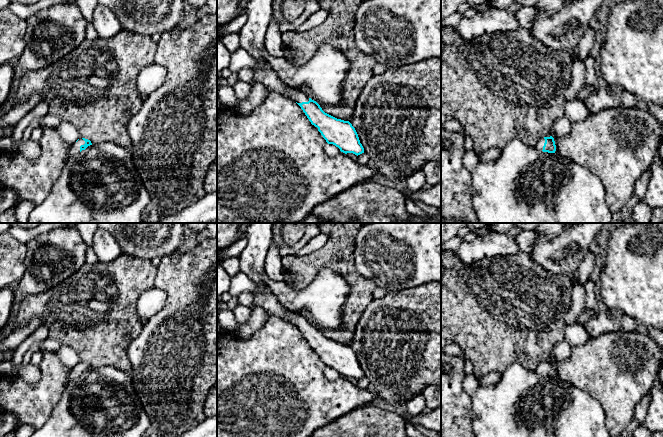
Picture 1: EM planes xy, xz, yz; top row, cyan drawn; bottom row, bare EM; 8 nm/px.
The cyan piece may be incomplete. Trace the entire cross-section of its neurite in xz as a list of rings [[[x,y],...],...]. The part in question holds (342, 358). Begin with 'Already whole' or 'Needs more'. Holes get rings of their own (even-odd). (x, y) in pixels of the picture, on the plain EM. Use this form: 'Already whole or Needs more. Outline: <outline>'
Needs more. Outline: [[[251,223],[245,233],[247,246],[239,255],[240,270],[257,284],[257,290],[253,293],[253,306],[295,325],[328,368],[335,369],[345,378],[358,380],[364,377],[358,358],[349,345],[325,337],[316,325],[300,313],[284,308],[263,280],[264,262],[273,244],[273,225],[274,223]]]

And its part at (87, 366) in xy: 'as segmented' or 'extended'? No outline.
extended

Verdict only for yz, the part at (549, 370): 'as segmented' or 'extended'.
extended

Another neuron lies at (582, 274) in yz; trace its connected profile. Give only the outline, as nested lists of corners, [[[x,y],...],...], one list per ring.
[[[595,247],[589,249],[580,266],[575,271],[574,275],[571,277],[572,282],[578,281],[583,286],[585,285],[585,282],[589,279],[589,276],[594,268],[594,249]]]

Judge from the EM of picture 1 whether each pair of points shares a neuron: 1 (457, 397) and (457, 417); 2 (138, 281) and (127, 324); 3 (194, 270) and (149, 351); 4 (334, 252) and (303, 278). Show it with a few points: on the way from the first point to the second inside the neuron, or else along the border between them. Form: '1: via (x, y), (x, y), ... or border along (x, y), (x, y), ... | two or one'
1: via (457, 402), (457, 412) | one
2: via (127, 292), (127, 313) | one
3: via (194, 290), (194, 306), (169, 331) | one
4: via (326, 257), (322, 258), (310, 270) | one

